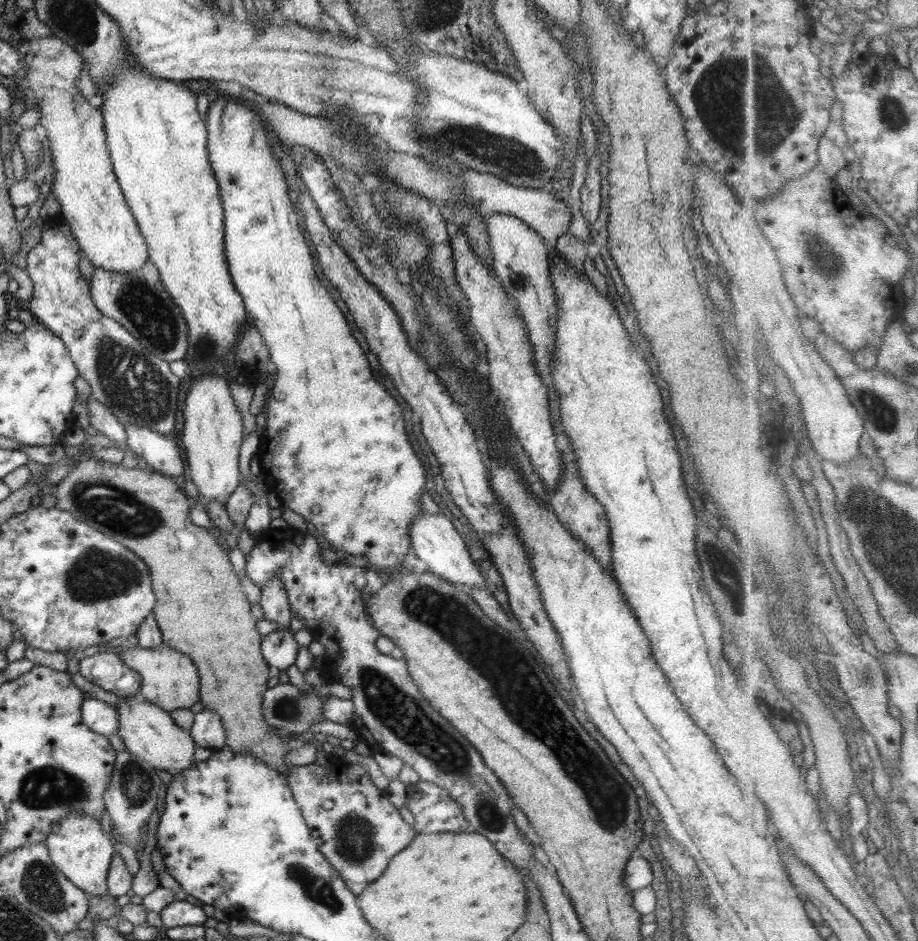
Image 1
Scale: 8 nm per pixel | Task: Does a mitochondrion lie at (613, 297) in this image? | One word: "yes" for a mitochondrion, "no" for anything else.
no

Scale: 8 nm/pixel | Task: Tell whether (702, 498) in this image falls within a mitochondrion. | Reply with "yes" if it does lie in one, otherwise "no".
no

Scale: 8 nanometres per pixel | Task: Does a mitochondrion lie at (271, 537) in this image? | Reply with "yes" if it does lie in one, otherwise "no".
no

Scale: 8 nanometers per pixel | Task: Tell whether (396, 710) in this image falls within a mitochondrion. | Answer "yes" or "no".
yes

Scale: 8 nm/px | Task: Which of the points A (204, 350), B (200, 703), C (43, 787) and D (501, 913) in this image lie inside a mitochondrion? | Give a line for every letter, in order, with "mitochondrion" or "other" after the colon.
A: mitochondrion
B: other
C: mitochondrion
D: other

